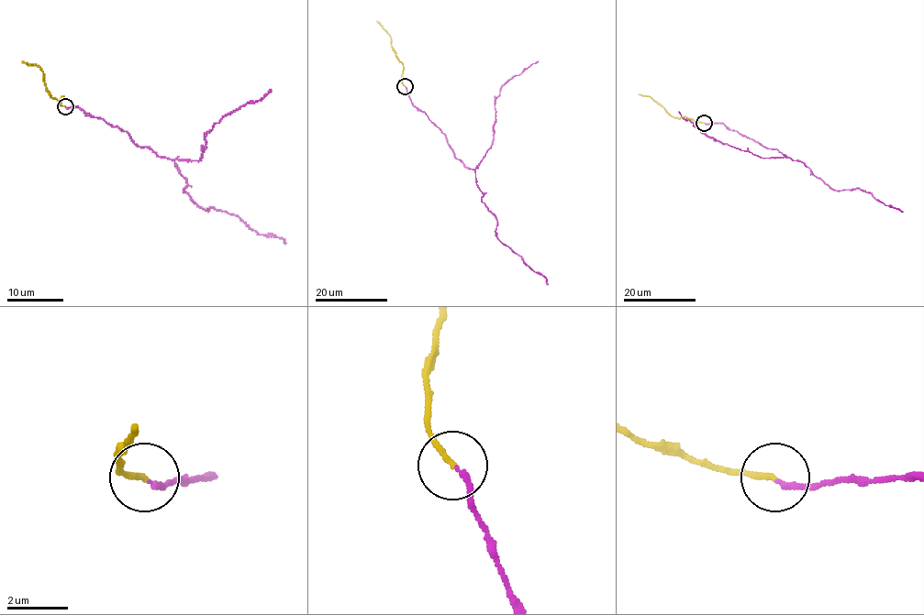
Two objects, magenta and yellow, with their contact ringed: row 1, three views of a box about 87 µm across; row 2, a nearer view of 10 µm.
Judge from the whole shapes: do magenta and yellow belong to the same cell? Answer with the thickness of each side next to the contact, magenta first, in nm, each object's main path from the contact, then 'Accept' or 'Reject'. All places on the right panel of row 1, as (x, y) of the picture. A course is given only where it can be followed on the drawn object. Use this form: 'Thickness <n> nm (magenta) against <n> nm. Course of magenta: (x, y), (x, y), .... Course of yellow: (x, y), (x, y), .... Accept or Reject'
Thickness 170 nm (magenta) against 180 nm. Course of magenta: (705, 124), (721, 123), (768, 148), (776, 148), (802, 161), (834, 190), (860, 188), (902, 212). Course of yellow: (705, 123), (683, 116), (679, 119), (650, 96), (639, 94). Accept

